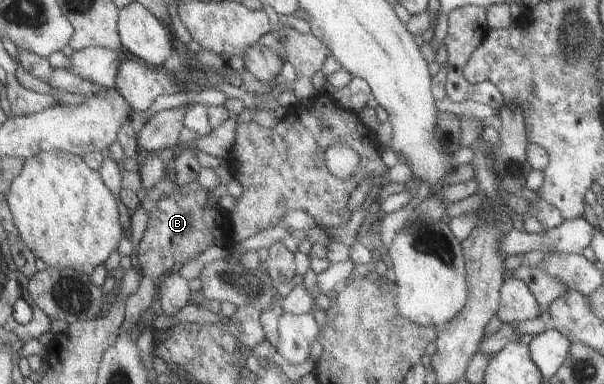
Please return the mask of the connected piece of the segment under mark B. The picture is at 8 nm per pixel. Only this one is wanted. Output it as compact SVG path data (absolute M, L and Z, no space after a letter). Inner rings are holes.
M170 159L165 164L165 171L174 183L174 191L173 194L162 196L156 202L153 211L149 213L144 235L135 245L144 277L139 283L138 291L131 295L126 303L126 314L121 327L128 333L131 333L131 329L138 324L140 315L151 307L160 279L176 270L188 271L190 267L196 265L198 255L208 251L210 247L231 250L238 243L233 238L229 215L219 205L210 205L207 201L209 197L207 189L194 179L179 180L175 174L175 160Z

